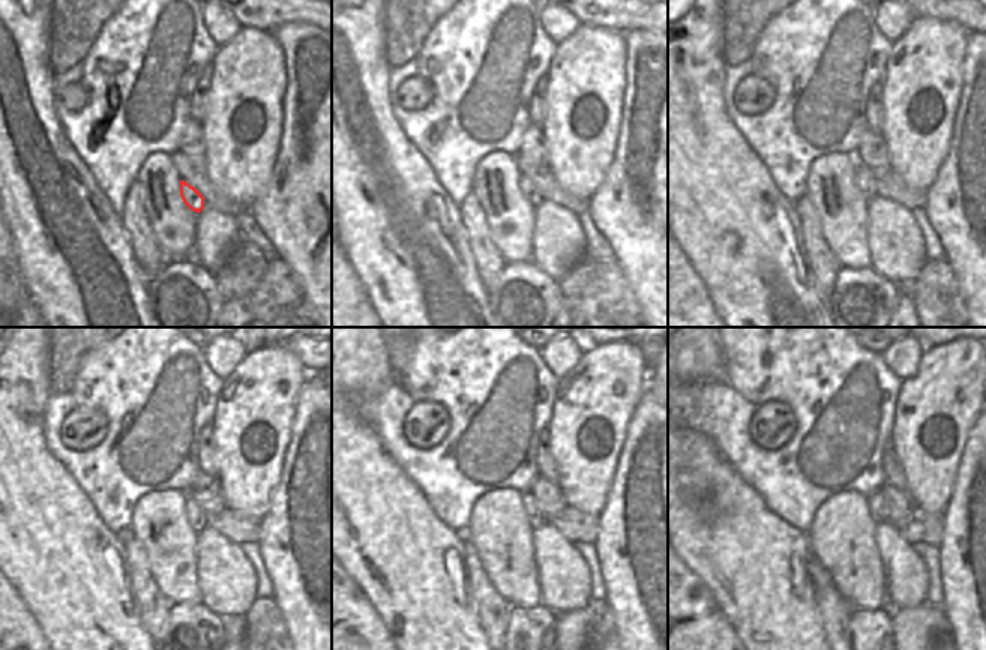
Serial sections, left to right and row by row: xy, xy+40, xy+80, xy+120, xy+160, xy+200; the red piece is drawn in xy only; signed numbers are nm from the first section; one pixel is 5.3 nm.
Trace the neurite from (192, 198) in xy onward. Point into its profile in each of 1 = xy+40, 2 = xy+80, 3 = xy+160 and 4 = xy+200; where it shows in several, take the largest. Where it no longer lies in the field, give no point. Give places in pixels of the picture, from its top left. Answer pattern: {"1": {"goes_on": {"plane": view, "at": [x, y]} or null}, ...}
{"1": {"goes_on": {"plane": "xy+40", "at": [526, 186]}}, "2": {"goes_on": {"plane": "xy+80", "at": [863, 179]}}, "3": {"goes_on": {"plane": "xy+160", "at": [533, 514]}}, "4": {"goes_on": {"plane": "xy+200", "at": [877, 506]}}}

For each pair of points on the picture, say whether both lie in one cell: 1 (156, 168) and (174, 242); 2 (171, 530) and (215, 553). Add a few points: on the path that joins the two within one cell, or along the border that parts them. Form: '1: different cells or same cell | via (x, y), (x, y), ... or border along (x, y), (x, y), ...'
1: same cell | via (165, 183), (170, 219), (173, 222)
2: different cells | border along (195, 535), (198, 577)

